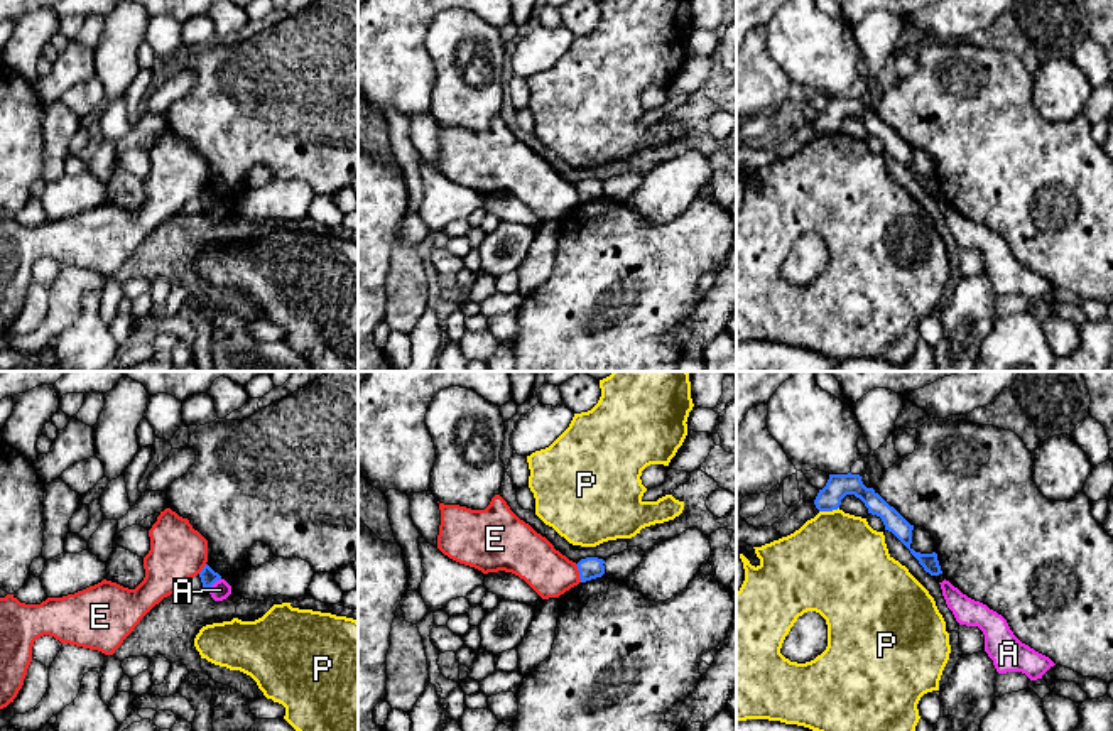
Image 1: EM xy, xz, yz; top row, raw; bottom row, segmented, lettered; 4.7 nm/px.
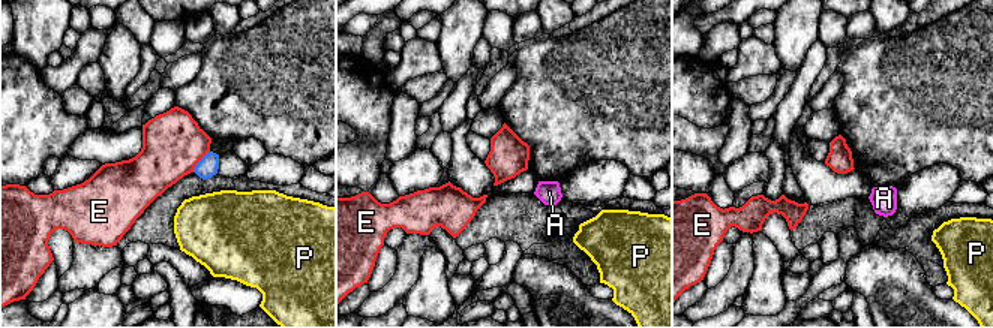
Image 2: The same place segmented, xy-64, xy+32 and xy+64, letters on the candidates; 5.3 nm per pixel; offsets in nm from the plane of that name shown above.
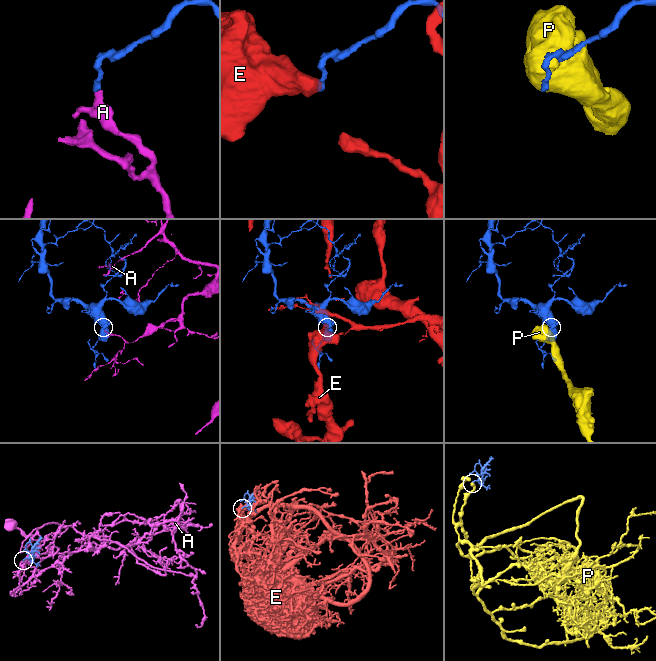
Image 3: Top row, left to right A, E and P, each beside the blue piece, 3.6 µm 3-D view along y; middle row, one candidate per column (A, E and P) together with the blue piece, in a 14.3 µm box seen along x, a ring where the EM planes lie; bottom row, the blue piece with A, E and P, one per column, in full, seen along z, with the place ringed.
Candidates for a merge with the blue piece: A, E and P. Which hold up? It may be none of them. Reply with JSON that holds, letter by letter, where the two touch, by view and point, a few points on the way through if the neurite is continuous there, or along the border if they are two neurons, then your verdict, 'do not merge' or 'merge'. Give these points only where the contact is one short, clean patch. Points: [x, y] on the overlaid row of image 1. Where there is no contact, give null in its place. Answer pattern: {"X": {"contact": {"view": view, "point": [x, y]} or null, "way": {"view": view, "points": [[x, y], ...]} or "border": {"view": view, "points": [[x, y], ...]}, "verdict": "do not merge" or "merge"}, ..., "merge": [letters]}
{"A": {"contact": {"view": "xy", "point": [213, 583]}, "verdict": "do not merge"}, "E": {"contact": {"view": "xz", "point": [580, 573]}, "verdict": "do not merge"}, "P": {"contact": {"view": "yz", "point": [828, 510]}, "border": {"view": "yz", "points": [[838, 507], [819, 512]]}, "verdict": "do not merge"}, "merge": []}

